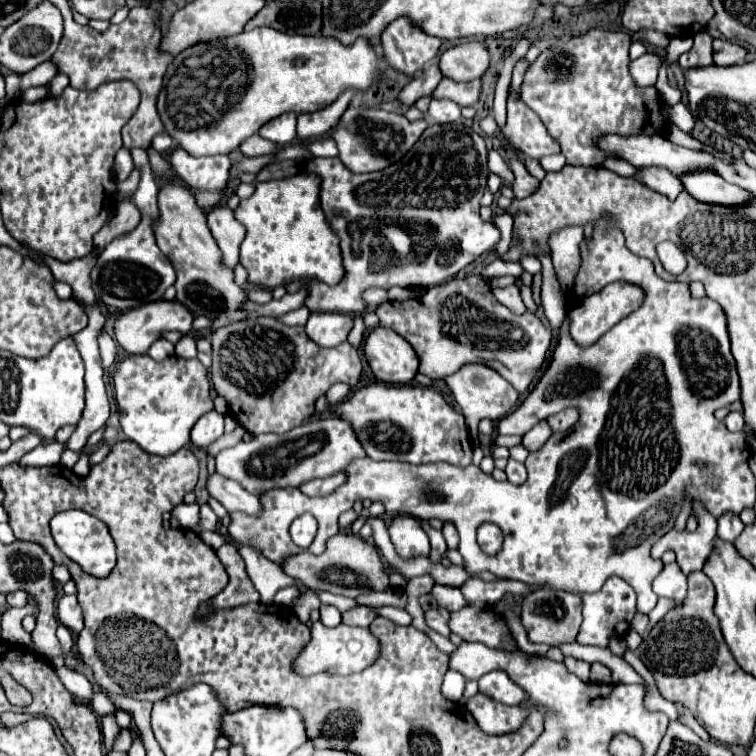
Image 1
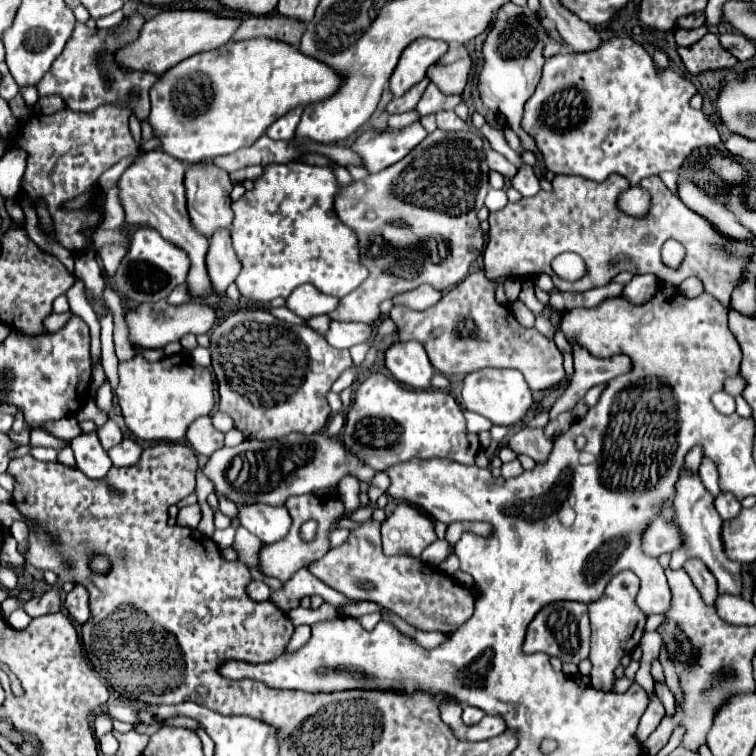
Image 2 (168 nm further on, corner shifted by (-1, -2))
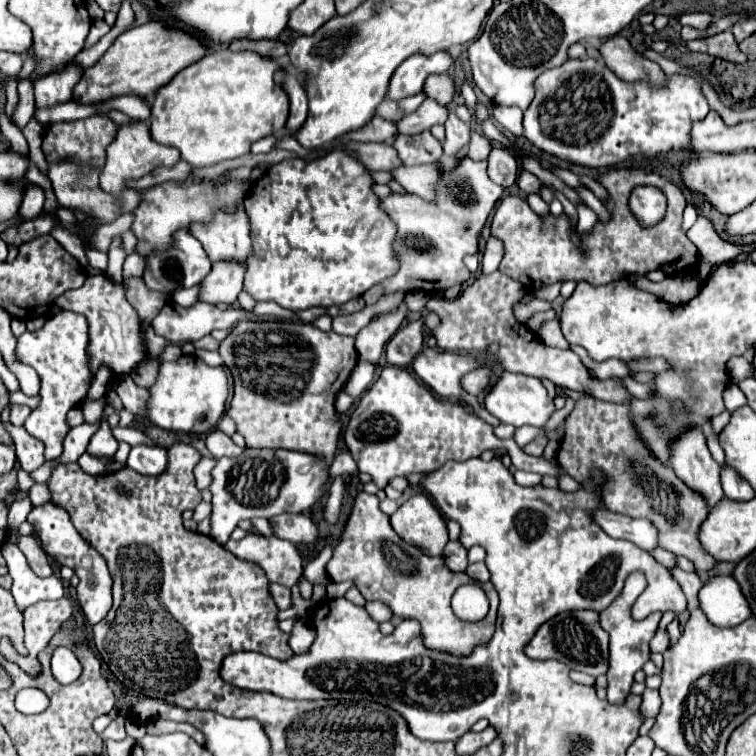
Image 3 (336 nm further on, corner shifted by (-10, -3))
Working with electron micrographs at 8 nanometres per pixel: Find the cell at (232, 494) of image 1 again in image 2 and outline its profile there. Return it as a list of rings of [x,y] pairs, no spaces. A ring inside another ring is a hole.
[[[241,505],[239,521],[245,529],[249,529],[265,543],[275,543],[283,539],[291,529],[291,517],[285,507]]]

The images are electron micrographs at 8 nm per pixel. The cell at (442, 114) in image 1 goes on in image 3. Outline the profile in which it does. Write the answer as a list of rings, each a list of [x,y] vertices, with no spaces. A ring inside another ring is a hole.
[[[454,112],[448,116],[448,120],[446,120],[446,140],[444,140],[444,156],[448,156],[448,158],[452,158],[452,156],[456,156],[456,152],[460,150],[460,148],[464,148],[464,146],[468,146],[468,142],[470,142],[470,132],[472,132],[472,128],[470,128],[470,124],[466,124],[466,122],[462,122]]]

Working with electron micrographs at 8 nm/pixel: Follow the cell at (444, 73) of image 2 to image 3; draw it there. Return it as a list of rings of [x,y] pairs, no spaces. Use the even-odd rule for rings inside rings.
[[[430,74],[430,76],[426,78],[424,92],[426,92],[428,98],[434,98],[438,104],[446,106],[446,104],[452,102],[454,92],[456,92],[454,78],[448,76],[448,74]]]

